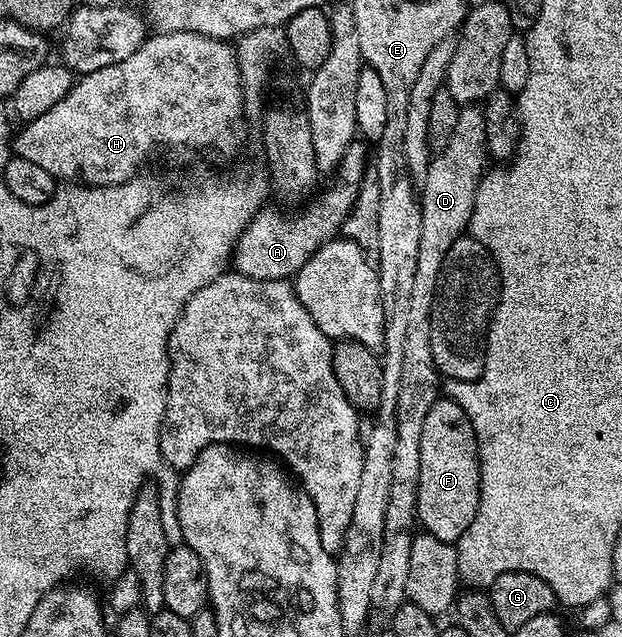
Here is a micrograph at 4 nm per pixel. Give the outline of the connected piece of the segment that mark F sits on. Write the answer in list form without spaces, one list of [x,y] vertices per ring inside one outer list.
[[[439,399],[431,407],[423,423],[423,435],[419,442],[419,495],[417,496],[417,520],[424,532],[435,535],[435,539],[455,543],[471,527],[475,511],[479,511],[481,498],[481,464],[477,454],[477,436],[467,419],[467,411],[459,403]]]

